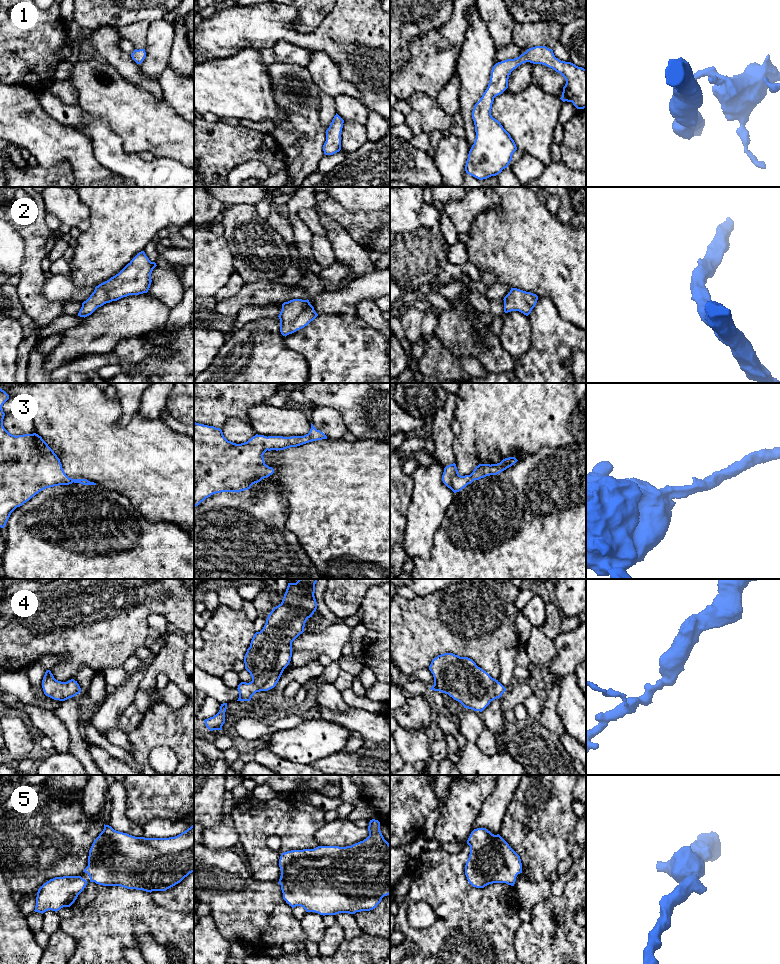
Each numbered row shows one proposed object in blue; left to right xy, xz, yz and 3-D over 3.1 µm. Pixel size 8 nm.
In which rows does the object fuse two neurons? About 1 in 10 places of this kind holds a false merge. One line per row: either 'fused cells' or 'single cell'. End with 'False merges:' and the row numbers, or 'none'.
1: single cell
2: single cell
3: single cell
4: single cell
5: single cell
False merges: none

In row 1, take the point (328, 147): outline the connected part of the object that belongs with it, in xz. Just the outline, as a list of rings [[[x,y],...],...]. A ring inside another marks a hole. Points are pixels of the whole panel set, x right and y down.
[[[336,113],[326,130],[326,141],[323,145],[325,155],[333,155],[341,150],[341,132],[344,120]]]

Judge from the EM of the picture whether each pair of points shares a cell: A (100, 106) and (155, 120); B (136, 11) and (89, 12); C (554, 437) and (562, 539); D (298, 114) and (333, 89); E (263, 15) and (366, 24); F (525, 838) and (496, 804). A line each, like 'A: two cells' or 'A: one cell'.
A: one cell
B: one cell
C: two cells
D: two cells
E: one cell
F: two cells

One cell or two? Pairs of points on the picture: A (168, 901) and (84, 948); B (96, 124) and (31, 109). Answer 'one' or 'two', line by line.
A: two
B: two

